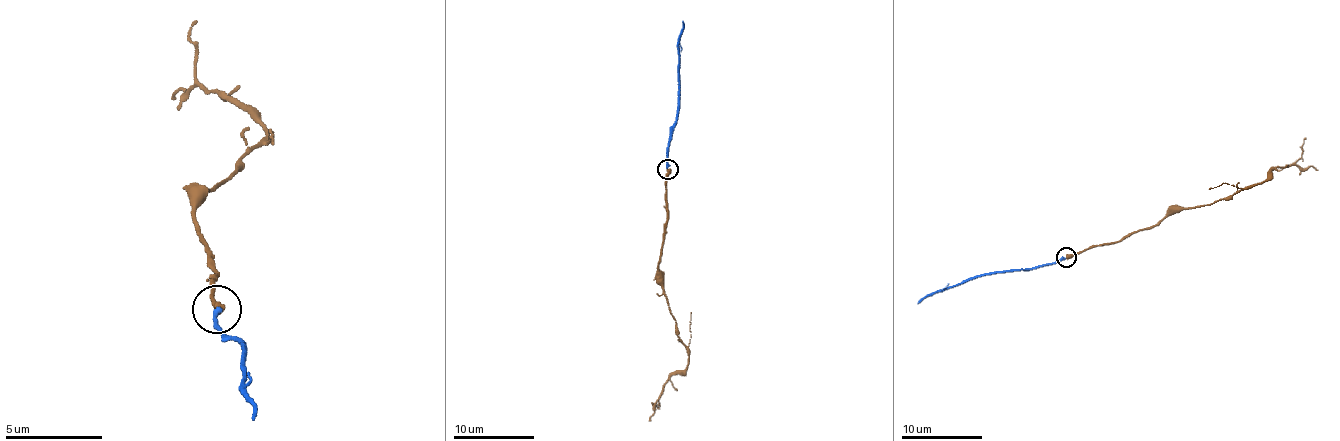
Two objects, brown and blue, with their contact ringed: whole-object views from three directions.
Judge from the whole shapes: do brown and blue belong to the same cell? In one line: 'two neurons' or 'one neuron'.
one neuron

